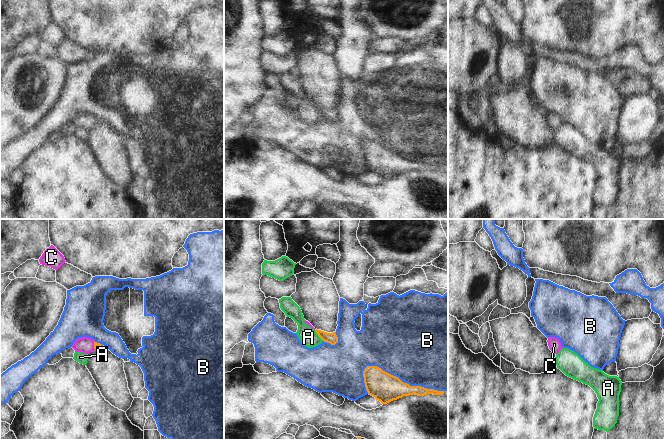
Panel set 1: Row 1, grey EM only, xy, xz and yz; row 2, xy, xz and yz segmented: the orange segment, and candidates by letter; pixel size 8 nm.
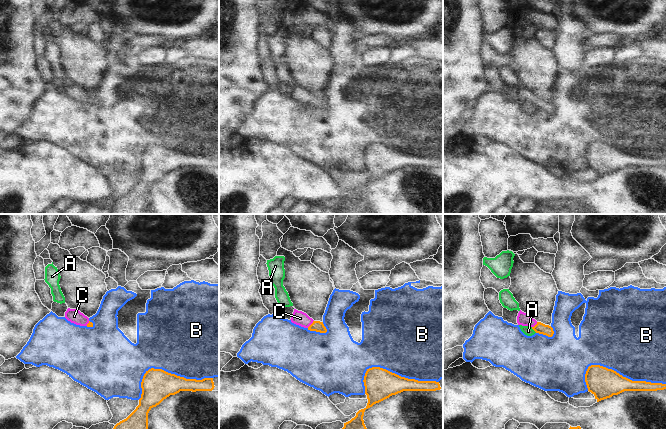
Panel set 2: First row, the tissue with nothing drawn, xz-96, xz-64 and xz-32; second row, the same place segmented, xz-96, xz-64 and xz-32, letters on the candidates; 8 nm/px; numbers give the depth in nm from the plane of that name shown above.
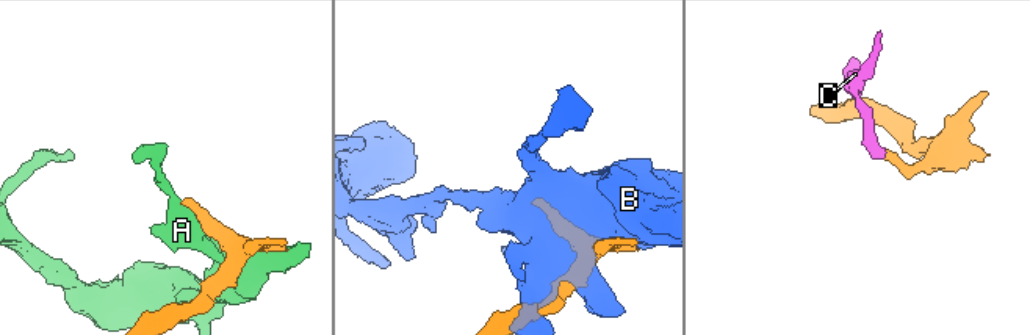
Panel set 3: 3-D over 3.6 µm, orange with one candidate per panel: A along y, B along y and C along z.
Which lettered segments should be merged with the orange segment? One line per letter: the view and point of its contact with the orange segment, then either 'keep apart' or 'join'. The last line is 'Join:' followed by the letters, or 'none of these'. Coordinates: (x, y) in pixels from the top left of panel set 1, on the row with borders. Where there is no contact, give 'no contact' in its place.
A: xz (318, 335) | keep apart
B: xz (403, 382) | keep apart
C: xy (94, 345) | join
Join: C

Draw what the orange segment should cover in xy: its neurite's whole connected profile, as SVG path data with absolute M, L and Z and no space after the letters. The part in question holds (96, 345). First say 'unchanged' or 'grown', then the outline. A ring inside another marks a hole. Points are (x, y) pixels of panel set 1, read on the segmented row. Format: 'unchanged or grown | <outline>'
grown | M82 337L78 338L73 343L72 348L75 350L75 352L89 354L101 345L102 344L95 342L92 338Z

